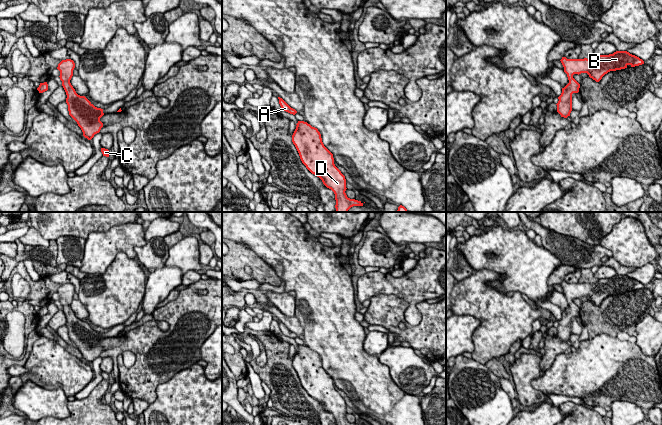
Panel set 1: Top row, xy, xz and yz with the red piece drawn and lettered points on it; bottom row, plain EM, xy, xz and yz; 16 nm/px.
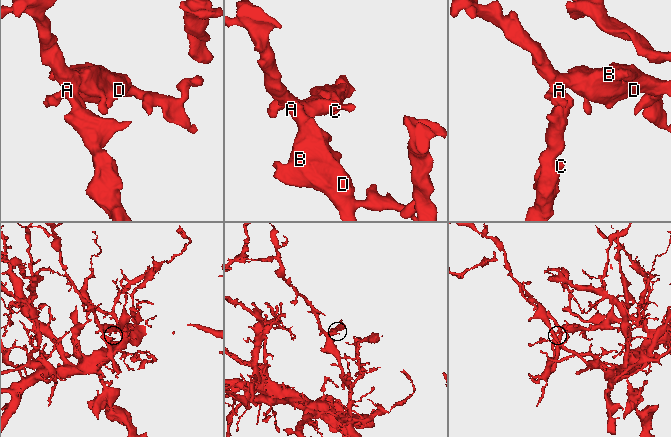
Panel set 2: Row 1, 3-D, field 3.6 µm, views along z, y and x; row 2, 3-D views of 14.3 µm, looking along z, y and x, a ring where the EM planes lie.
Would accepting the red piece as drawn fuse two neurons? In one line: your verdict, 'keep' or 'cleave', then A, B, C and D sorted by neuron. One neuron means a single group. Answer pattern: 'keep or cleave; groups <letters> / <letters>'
keep; groups A B C D

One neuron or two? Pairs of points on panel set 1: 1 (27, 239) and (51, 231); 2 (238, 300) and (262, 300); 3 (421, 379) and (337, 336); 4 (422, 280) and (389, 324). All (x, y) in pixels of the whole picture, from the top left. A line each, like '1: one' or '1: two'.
1: two
2: one
3: two
4: two

